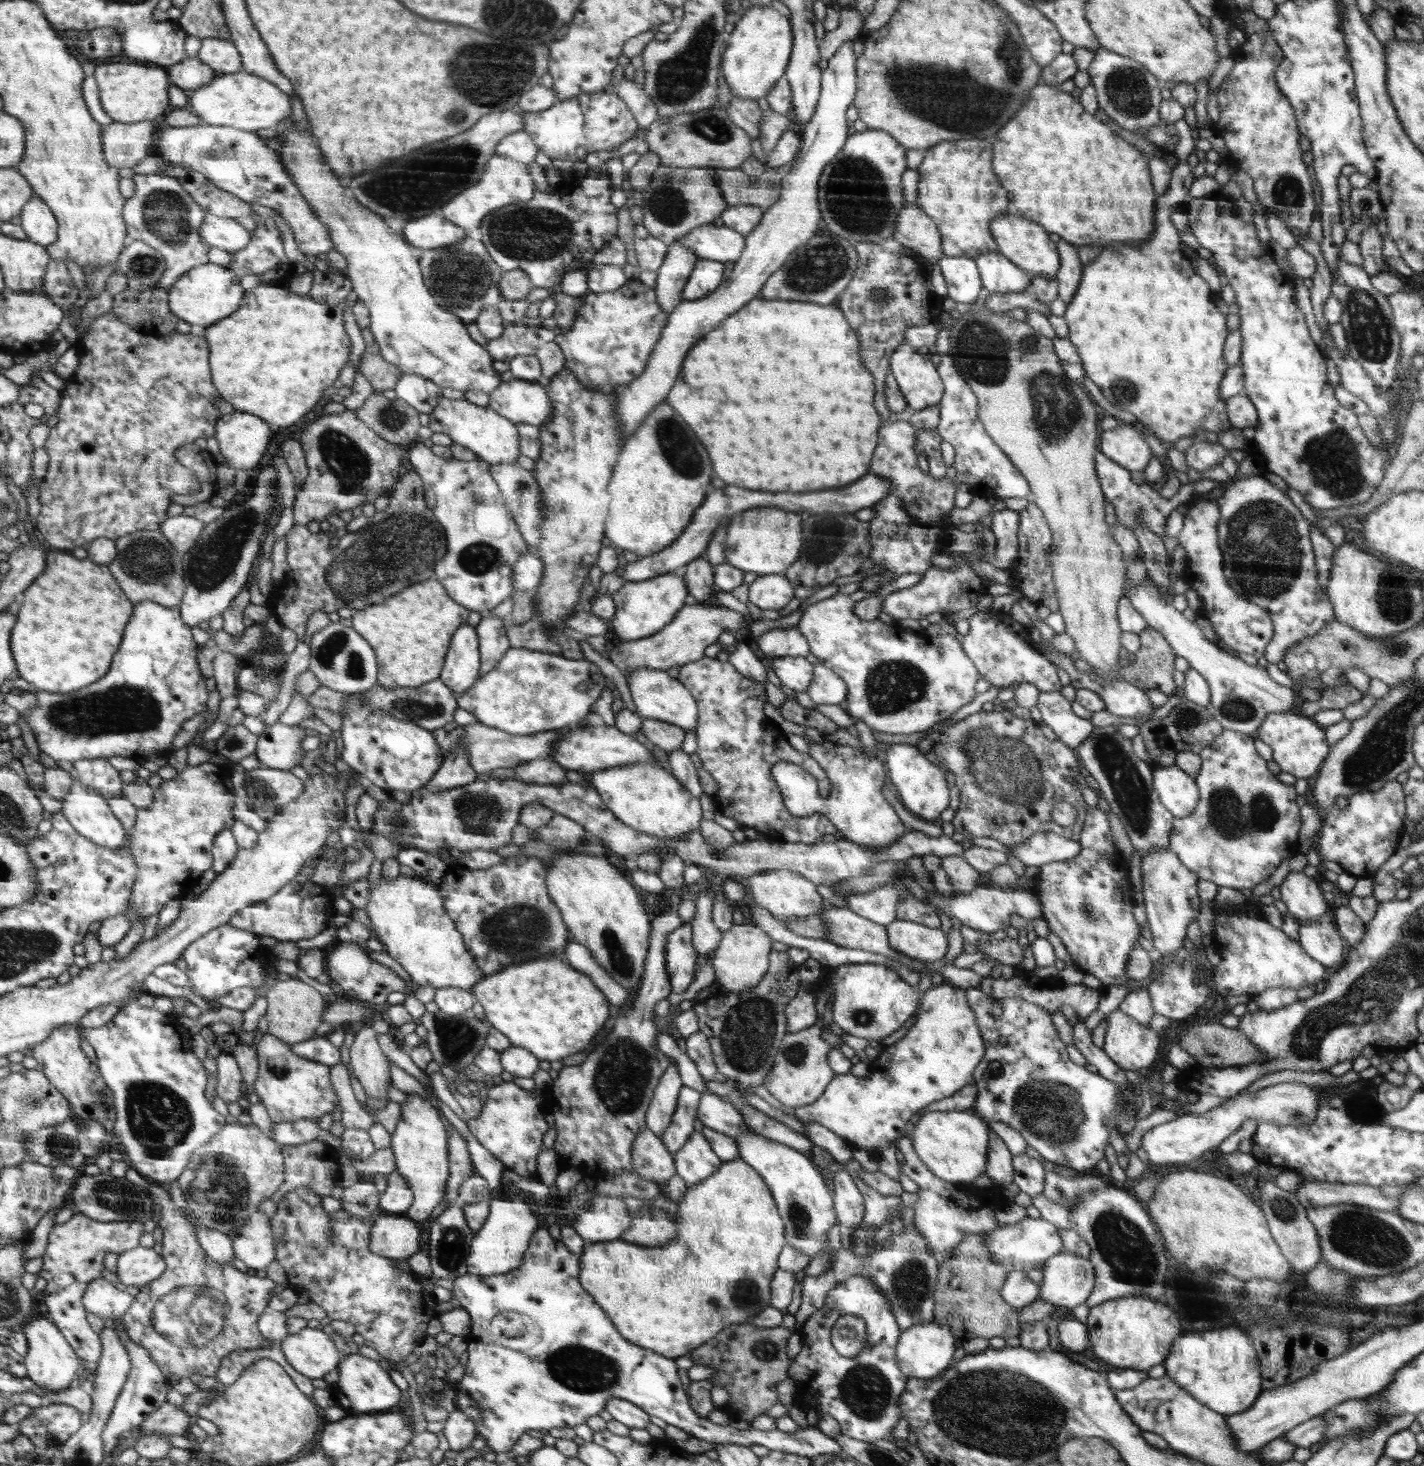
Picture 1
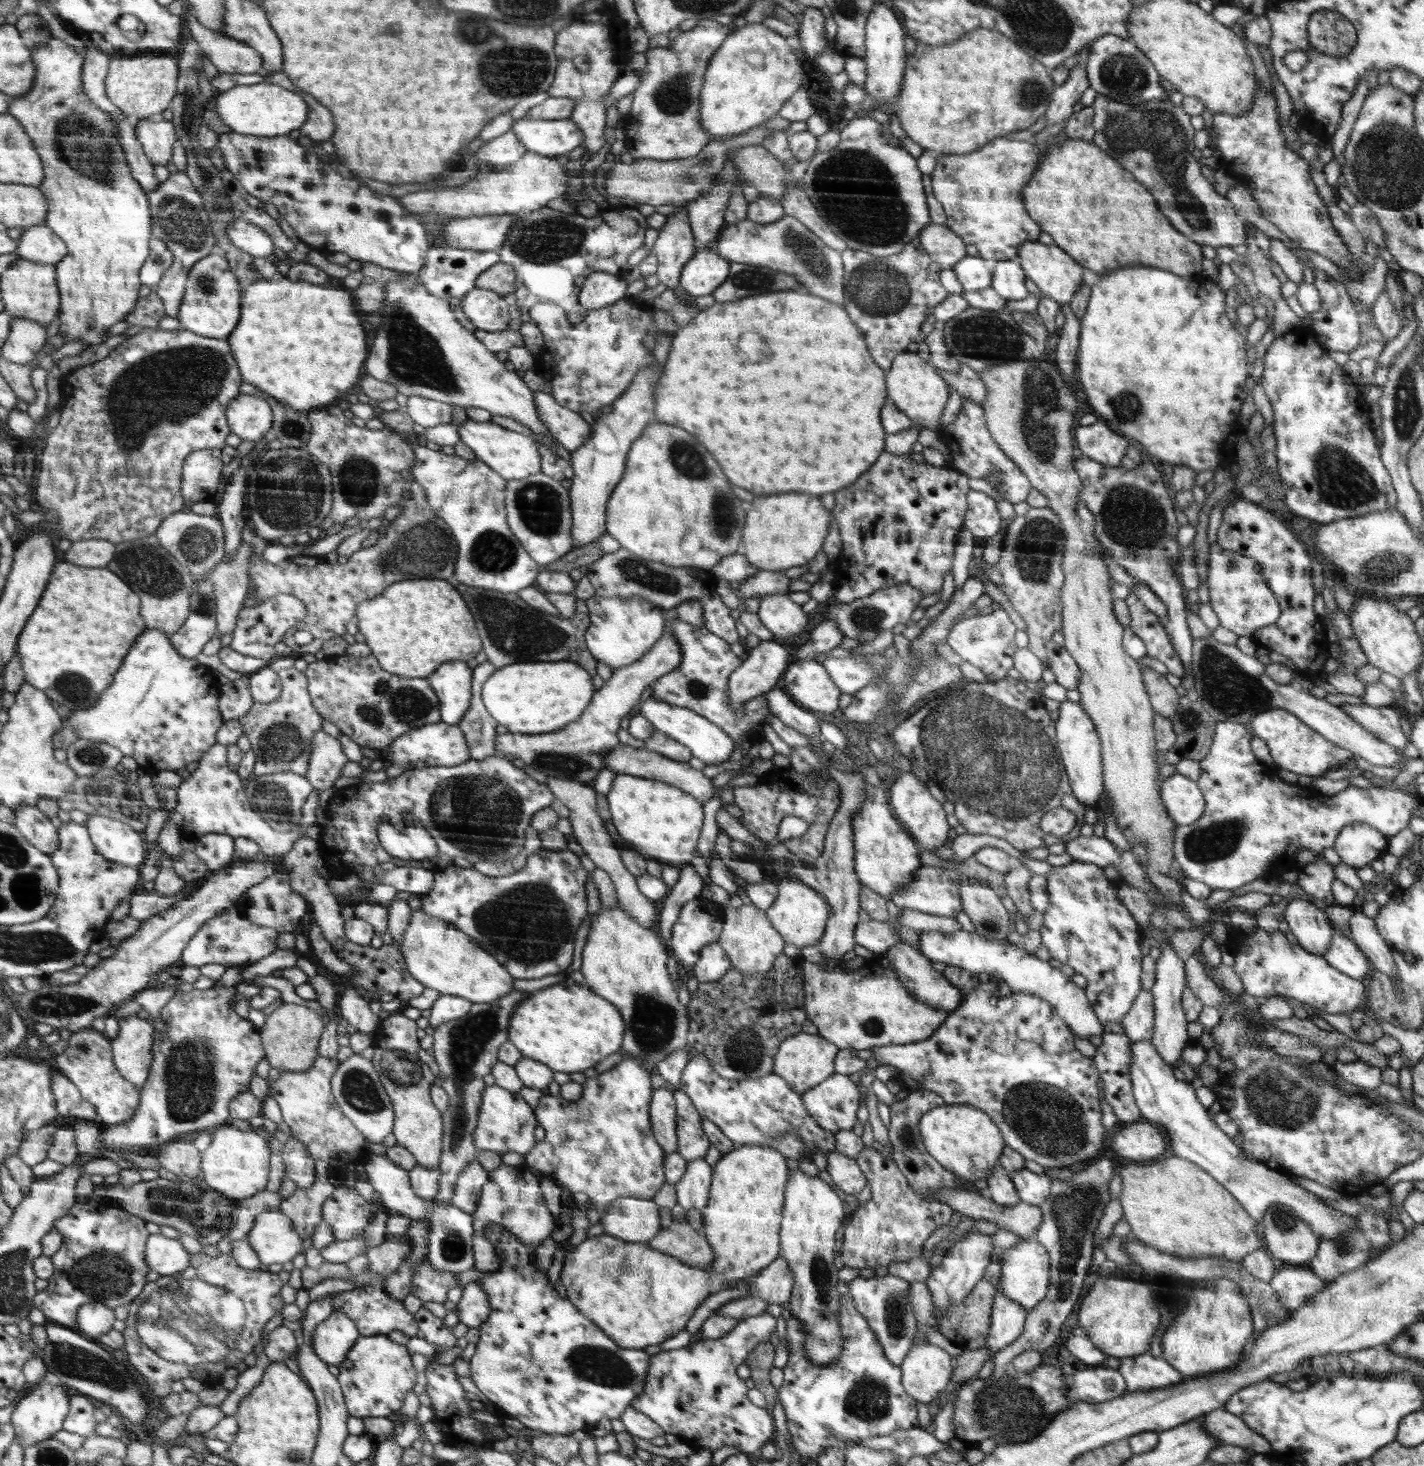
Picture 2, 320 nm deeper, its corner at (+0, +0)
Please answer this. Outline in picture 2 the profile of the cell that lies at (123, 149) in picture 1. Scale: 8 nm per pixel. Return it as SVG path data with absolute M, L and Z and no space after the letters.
M147 118L138 119L135 131L145 155L152 164L167 165L171 162L172 148L176 141L172 120L153 122Z

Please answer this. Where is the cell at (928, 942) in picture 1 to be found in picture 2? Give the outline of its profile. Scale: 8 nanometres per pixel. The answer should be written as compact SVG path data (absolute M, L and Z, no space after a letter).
M960 929L953 933L938 931L920 932L920 951L932 962L945 963L969 970L974 976L989 974L1006 990L1006 992L1029 992L1042 1000L1049 1001L1056 1009L1058 1016L1064 1020L1067 1027L1076 1035L1089 1039L1090 1036L1100 1036L1103 1024L1094 1012L1085 990L1078 987L1072 978L1064 975L1060 968L1052 968L1049 962L1043 962L1034 953L1027 951L1022 944L1012 944L1010 941L986 940L976 932Z

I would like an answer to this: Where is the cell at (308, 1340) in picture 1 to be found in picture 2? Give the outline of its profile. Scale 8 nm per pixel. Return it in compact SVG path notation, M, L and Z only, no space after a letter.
M333 1311L314 1329L311 1343L321 1361L338 1366L360 1337L360 1330L350 1316Z

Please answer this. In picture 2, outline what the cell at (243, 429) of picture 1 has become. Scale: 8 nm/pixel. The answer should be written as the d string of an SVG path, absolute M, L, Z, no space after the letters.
M238 395L230 405L230 424L242 440L258 442L272 428L272 412L262 397Z

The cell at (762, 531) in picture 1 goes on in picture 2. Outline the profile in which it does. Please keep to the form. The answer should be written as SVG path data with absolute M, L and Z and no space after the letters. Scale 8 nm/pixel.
M804 492L774 494L752 502L750 520L746 520L742 547L737 554L744 555L759 569L789 573L792 568L813 560L822 550L830 528L830 514L816 496Z

